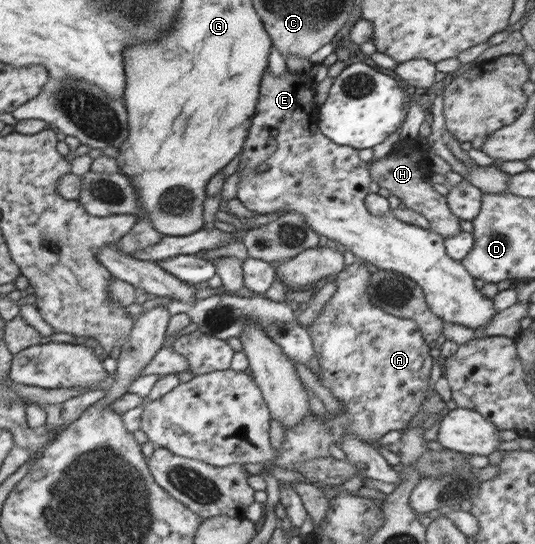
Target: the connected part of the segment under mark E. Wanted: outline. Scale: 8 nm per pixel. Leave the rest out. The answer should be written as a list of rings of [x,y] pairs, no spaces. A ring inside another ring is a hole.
[[[286,68],[283,77],[273,76],[267,71],[263,73],[259,85],[259,101],[255,103],[249,135],[245,136],[237,166],[241,169],[241,180],[237,184],[236,198],[248,210],[257,214],[265,215],[274,211],[281,211],[281,214],[298,213],[323,243],[337,242],[350,251],[356,260],[366,261],[381,270],[400,273],[418,284],[423,289],[424,299],[434,315],[440,316],[446,322],[468,327],[472,331],[484,327],[496,315],[493,302],[473,286],[473,277],[469,271],[459,261],[449,257],[444,248],[443,238],[425,228],[403,223],[390,214],[373,216],[368,212],[364,206],[364,199],[369,191],[367,185],[371,173],[367,173],[367,165],[359,161],[357,148],[335,144],[317,129],[316,84],[315,80],[303,71],[290,71]],[[262,163],[265,164],[265,169],[257,169]]]

